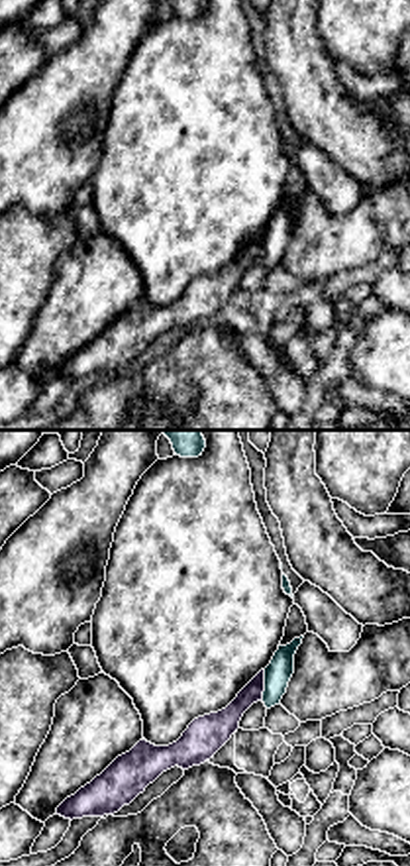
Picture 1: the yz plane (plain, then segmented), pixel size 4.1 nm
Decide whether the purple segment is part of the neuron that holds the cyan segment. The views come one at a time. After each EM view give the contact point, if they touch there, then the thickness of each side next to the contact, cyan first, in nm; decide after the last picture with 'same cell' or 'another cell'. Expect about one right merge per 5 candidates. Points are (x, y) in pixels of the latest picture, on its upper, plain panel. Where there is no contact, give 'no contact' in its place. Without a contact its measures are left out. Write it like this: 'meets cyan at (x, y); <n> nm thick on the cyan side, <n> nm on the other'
meets cyan at (265, 246); 110 nm thick on the cyan side, 120 nm on the other

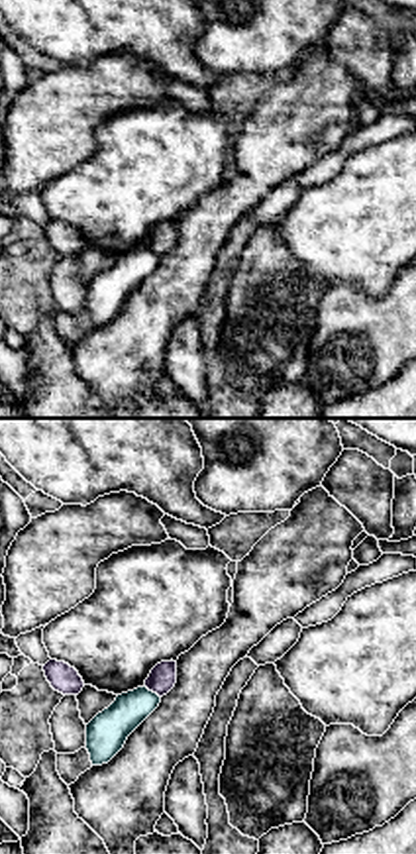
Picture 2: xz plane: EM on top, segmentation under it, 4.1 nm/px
meets cyan at (152, 252); 170 nm thick on the cyan side, 110 nm on the other

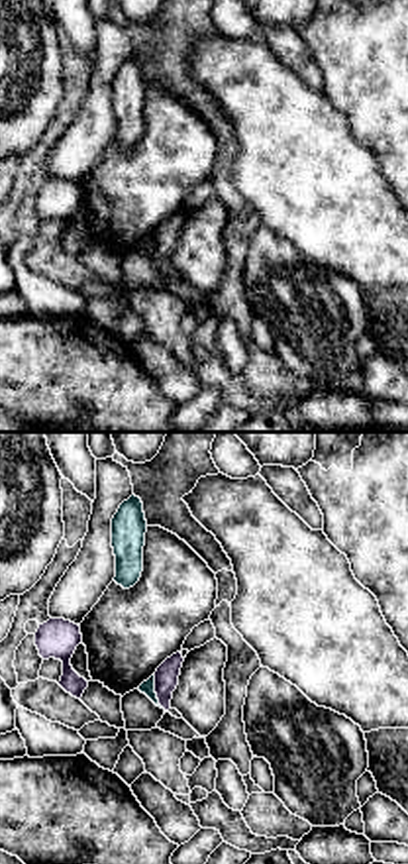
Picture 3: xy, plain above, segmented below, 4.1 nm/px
meets cyan at (153, 252); 60 nm thick on the cyan side, 100 nm on the other

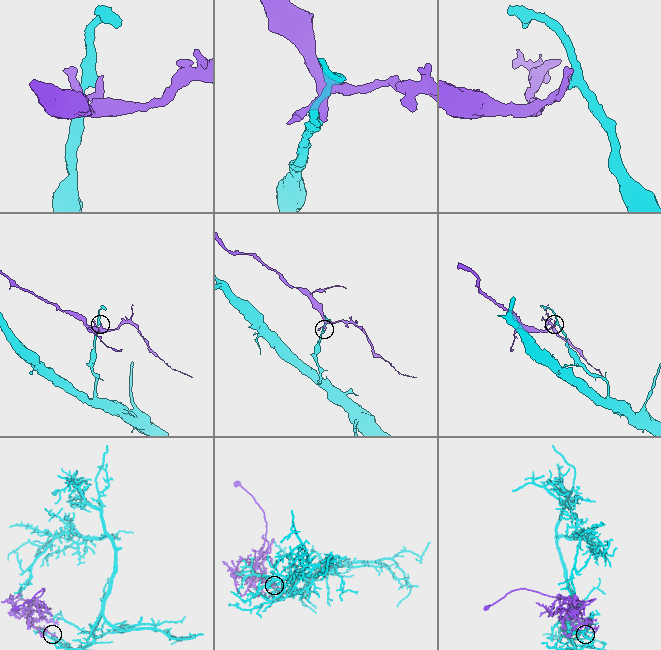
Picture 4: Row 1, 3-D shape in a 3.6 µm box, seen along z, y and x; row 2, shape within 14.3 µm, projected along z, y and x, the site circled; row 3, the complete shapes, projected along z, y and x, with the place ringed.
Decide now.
another cell

